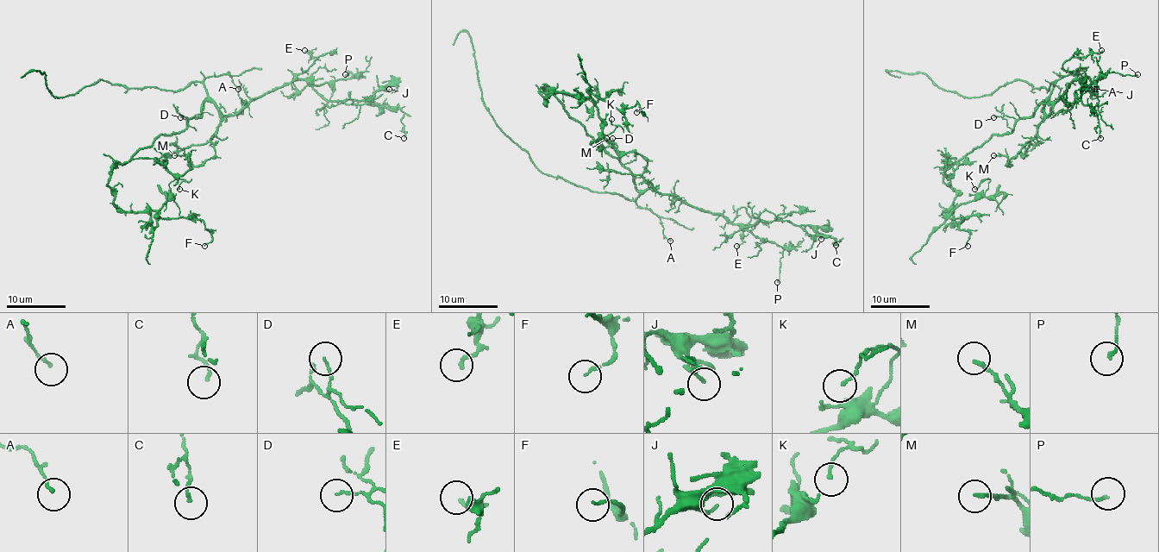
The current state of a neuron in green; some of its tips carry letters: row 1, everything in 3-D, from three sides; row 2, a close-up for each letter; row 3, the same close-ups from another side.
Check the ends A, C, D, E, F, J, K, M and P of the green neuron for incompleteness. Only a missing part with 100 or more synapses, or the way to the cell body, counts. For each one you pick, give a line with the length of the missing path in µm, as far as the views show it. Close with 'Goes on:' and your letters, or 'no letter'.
Goes on: no letter

